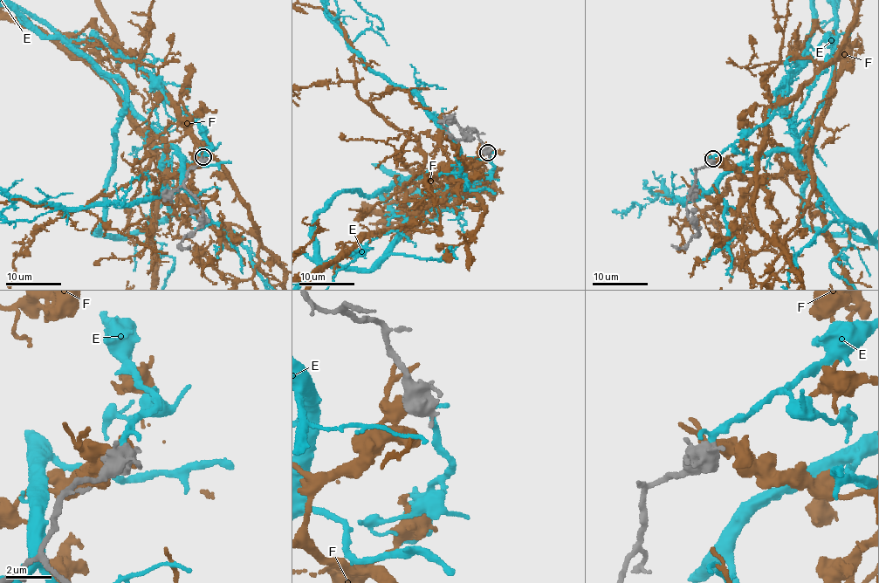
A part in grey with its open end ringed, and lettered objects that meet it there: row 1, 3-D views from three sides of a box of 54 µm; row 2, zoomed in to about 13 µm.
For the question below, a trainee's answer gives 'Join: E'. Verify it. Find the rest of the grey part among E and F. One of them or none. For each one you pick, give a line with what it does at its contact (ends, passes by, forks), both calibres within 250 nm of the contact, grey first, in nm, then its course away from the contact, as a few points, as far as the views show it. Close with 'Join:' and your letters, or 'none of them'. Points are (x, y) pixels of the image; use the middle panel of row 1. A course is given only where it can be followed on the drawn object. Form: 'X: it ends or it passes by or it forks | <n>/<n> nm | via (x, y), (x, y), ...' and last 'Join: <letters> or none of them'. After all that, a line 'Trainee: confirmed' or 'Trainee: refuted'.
E: it passes by | 420/190 nm
Join: E
Trainee: confirmed

